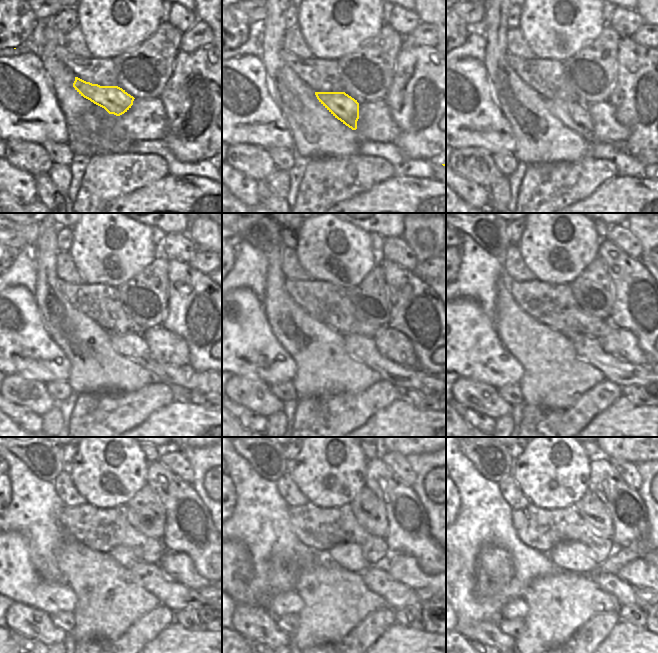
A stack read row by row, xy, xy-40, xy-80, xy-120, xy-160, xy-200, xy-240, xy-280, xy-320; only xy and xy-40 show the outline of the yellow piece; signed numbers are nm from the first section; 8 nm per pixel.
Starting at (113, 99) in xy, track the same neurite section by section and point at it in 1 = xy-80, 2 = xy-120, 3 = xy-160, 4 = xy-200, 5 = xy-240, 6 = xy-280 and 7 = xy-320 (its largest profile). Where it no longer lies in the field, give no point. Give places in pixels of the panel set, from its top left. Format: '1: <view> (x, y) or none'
1: xy-80 (574, 115)
2: xy-120 (132, 346)
3: xy-160 (361, 348)
4: xy-200 (623, 374)
5: xy-240 (171, 594)
6: xy-280 (397, 595)
7: xy-320 (624, 593)

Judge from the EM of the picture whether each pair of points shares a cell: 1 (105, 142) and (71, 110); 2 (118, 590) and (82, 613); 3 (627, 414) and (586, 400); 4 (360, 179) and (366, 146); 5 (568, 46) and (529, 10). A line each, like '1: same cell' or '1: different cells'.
1: same cell
2: same cell
3: different cells
4: different cells
5: same cell

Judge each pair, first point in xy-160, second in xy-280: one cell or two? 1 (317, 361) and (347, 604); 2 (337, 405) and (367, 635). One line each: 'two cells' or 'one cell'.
1: one cell
2: one cell

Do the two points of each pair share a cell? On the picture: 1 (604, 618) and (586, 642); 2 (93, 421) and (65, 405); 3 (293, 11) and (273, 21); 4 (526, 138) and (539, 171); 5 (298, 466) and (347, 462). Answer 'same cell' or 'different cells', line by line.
1: same cell
2: different cells
3: different cells
4: different cells
5: same cell

